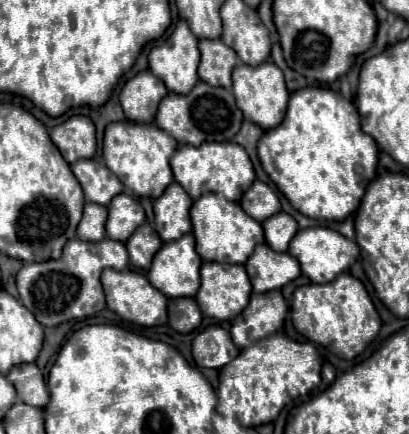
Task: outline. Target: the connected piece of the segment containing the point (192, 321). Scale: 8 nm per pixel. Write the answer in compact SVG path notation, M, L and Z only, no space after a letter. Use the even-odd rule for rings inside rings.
M171 298L169 300L169 326L175 332L189 334L201 324L201 310L193 298Z

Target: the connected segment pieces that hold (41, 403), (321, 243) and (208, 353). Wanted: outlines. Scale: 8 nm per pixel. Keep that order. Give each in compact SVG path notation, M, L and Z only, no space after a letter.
M19 364L7 374L7 378L15 386L21 402L35 406L35 408L47 406L49 392L43 380L43 372L35 364Z
M305 228L299 230L297 236L289 244L289 254L295 256L301 264L301 270L307 278L311 278L317 284L331 282L337 274L349 270L349 266L357 260L359 256L359 246L353 240L347 240L343 234L331 230L331 228Z
M209 326L193 340L193 358L201 368L223 368L229 360L237 358L239 352L229 330L221 326Z

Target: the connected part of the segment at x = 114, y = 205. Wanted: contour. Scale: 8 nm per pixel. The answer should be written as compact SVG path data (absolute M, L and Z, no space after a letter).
M119 194L109 204L109 220L107 220L107 236L111 240L125 242L137 226L145 222L143 206L129 194Z

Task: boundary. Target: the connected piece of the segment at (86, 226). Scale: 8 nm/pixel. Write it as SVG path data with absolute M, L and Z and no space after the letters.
M85 204L83 208L83 220L77 228L77 236L87 242L99 242L105 238L105 220L107 220L107 208L99 204Z

